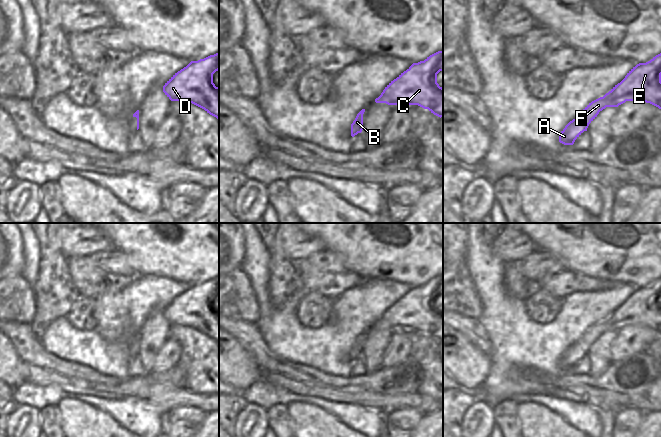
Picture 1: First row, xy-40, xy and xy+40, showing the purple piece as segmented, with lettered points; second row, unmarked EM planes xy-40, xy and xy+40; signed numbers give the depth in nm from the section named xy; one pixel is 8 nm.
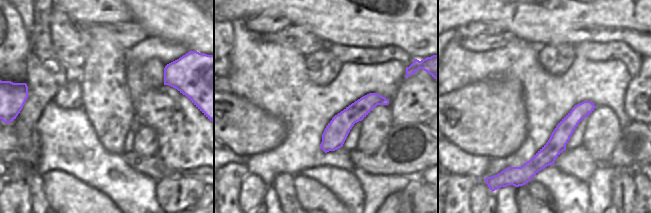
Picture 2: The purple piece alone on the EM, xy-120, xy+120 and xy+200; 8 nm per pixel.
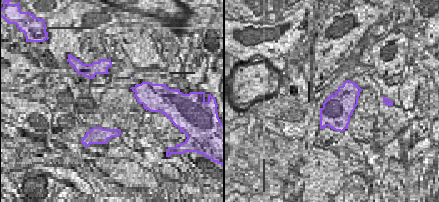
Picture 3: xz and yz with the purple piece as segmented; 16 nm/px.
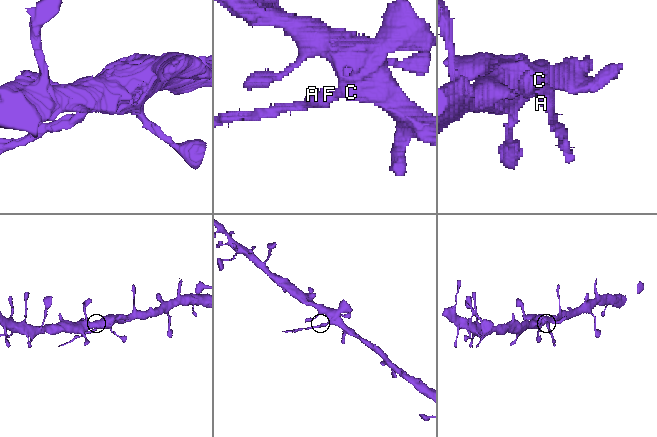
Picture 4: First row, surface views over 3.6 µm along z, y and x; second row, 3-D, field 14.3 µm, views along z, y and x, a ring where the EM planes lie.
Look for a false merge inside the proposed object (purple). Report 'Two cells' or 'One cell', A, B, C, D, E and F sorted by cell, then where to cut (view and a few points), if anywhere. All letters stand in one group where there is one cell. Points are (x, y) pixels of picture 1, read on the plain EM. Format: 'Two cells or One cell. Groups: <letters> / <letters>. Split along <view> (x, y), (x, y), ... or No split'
Two cells. Groups: A B F / C D E. Split along xy+40 (603, 320), (609, 320), (620, 328).

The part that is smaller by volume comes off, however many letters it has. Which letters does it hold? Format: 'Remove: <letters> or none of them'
Remove: A, B, F

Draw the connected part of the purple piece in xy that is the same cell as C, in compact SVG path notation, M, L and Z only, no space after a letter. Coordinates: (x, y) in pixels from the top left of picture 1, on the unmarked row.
M443 274L430 279L424 285L413 287L385 311L380 321L386 321L396 329L418 329L441 342L443 341L443 312L437 307L437 298L440 295L443 295Z

